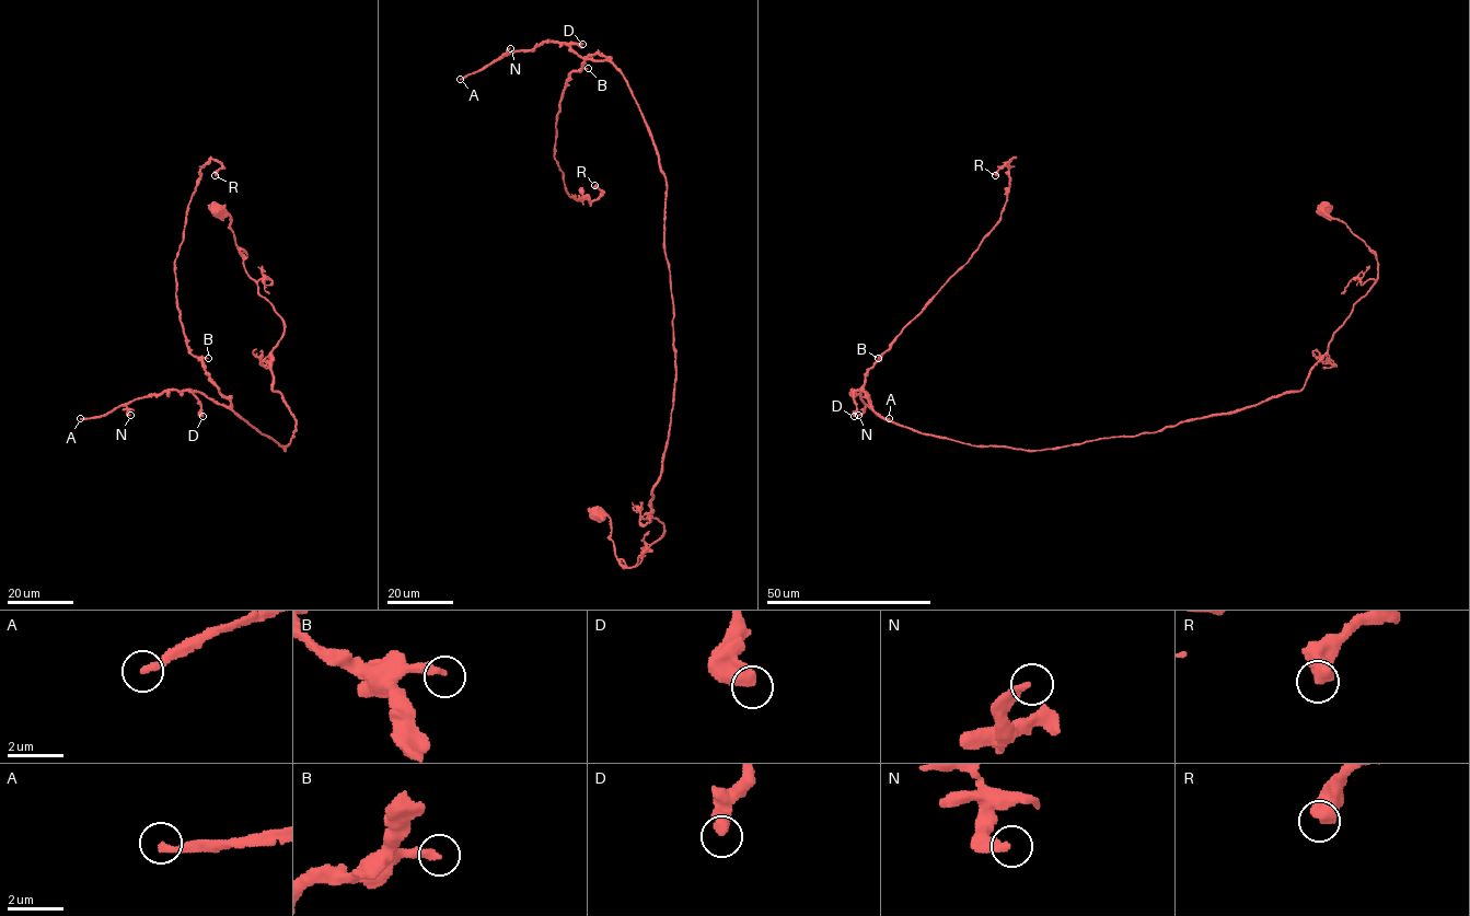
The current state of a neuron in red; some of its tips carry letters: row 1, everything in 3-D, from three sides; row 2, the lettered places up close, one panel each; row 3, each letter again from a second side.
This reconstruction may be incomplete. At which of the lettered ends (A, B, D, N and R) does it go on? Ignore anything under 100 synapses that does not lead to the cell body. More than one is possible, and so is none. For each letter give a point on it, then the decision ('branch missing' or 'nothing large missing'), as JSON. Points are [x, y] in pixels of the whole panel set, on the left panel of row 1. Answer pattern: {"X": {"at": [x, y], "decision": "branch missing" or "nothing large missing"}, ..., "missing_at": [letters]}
{"A": {"at": [80, 418], "decision": "branch missing"}, "B": {"at": [208, 358], "decision": "nothing large missing"}, "D": {"at": [203, 416], "decision": "nothing large missing"}, "N": {"at": [130, 415], "decision": "nothing large missing"}, "R": {"at": [215, 175], "decision": "nothing large missing"}, "missing_at": ["A"]}

